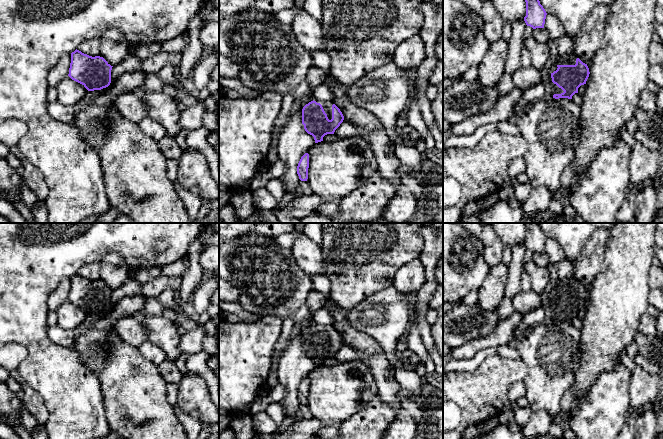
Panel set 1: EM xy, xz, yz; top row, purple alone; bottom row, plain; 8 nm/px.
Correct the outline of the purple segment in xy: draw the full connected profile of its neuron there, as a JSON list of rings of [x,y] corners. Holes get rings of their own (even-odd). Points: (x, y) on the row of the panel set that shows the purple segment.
[[[76,49],[71,53],[68,76],[88,91],[101,90],[111,83],[112,67],[103,57],[92,57]]]

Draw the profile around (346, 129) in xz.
[[[344,119],[340,126],[335,130],[334,134],[340,139],[348,137],[366,137],[366,134],[359,127],[354,125],[347,119]]]

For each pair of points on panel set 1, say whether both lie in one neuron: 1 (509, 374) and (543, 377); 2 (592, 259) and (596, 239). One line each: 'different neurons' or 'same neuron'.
1: different neurons
2: same neuron

